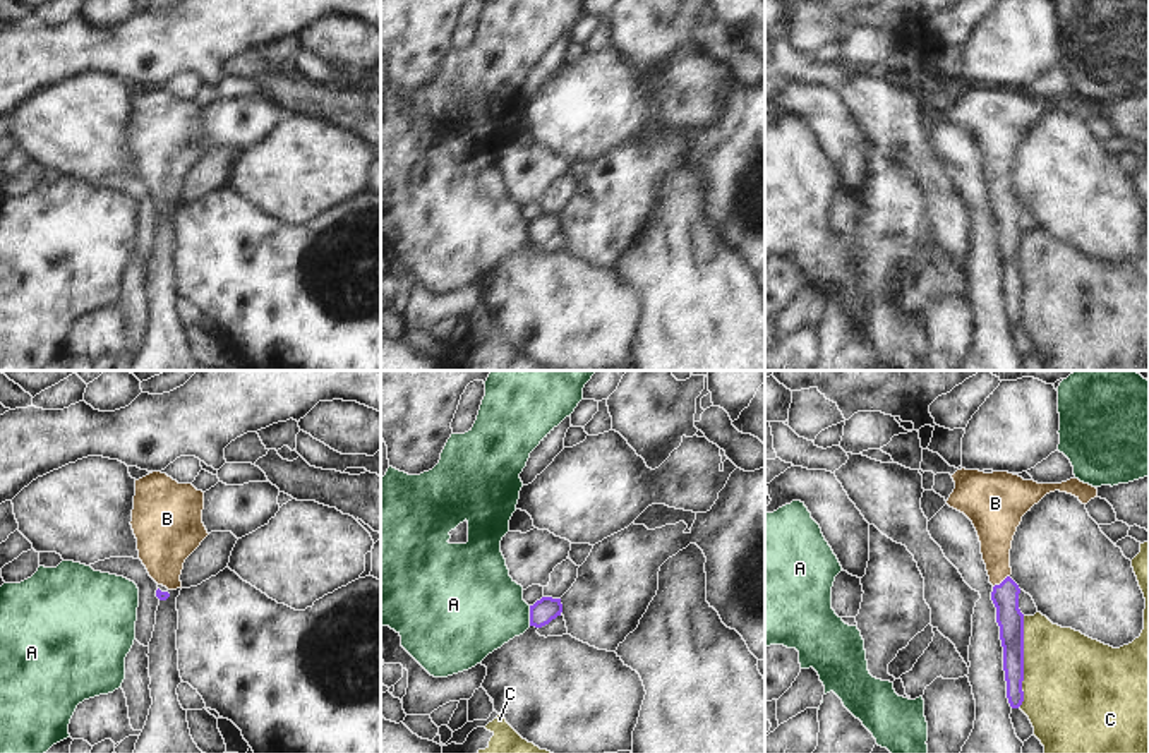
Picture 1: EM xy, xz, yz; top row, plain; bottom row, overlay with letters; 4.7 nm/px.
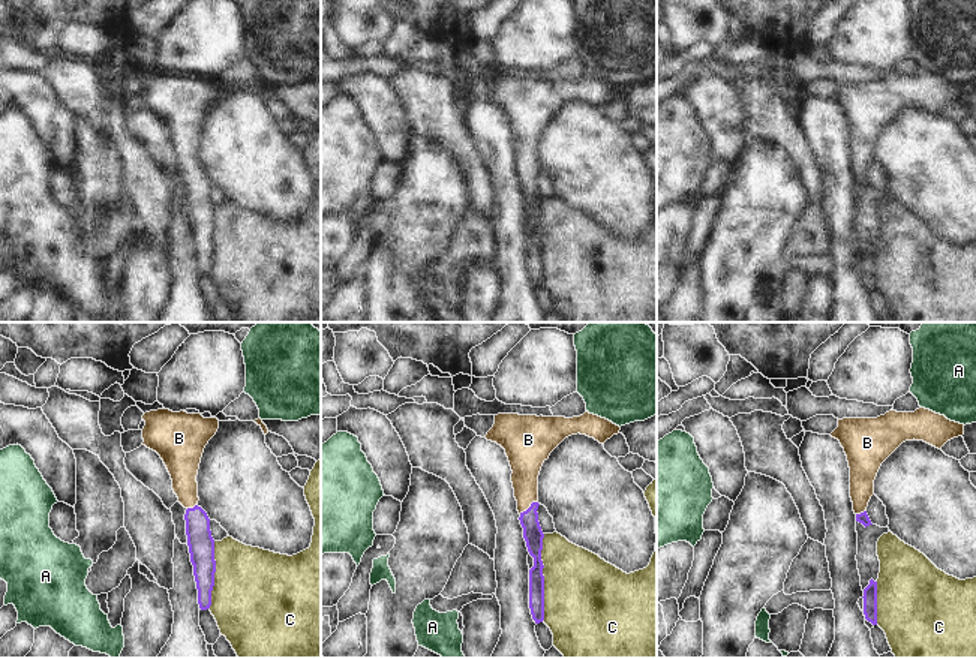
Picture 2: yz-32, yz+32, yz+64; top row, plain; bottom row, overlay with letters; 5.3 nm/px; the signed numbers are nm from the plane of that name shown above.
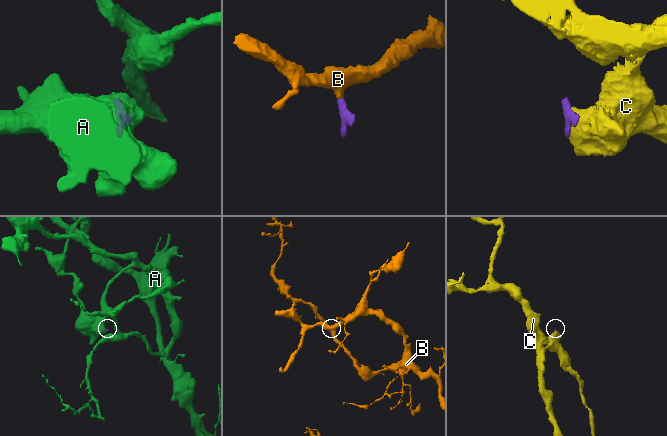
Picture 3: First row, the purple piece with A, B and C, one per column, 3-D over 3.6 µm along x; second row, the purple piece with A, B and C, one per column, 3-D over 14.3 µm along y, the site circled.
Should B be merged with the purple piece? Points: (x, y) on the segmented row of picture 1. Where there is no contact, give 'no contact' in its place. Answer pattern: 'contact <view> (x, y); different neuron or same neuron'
contact yz (1002, 582); same neuron

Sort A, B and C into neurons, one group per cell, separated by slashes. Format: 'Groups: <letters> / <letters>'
Groups: A / B / C.

